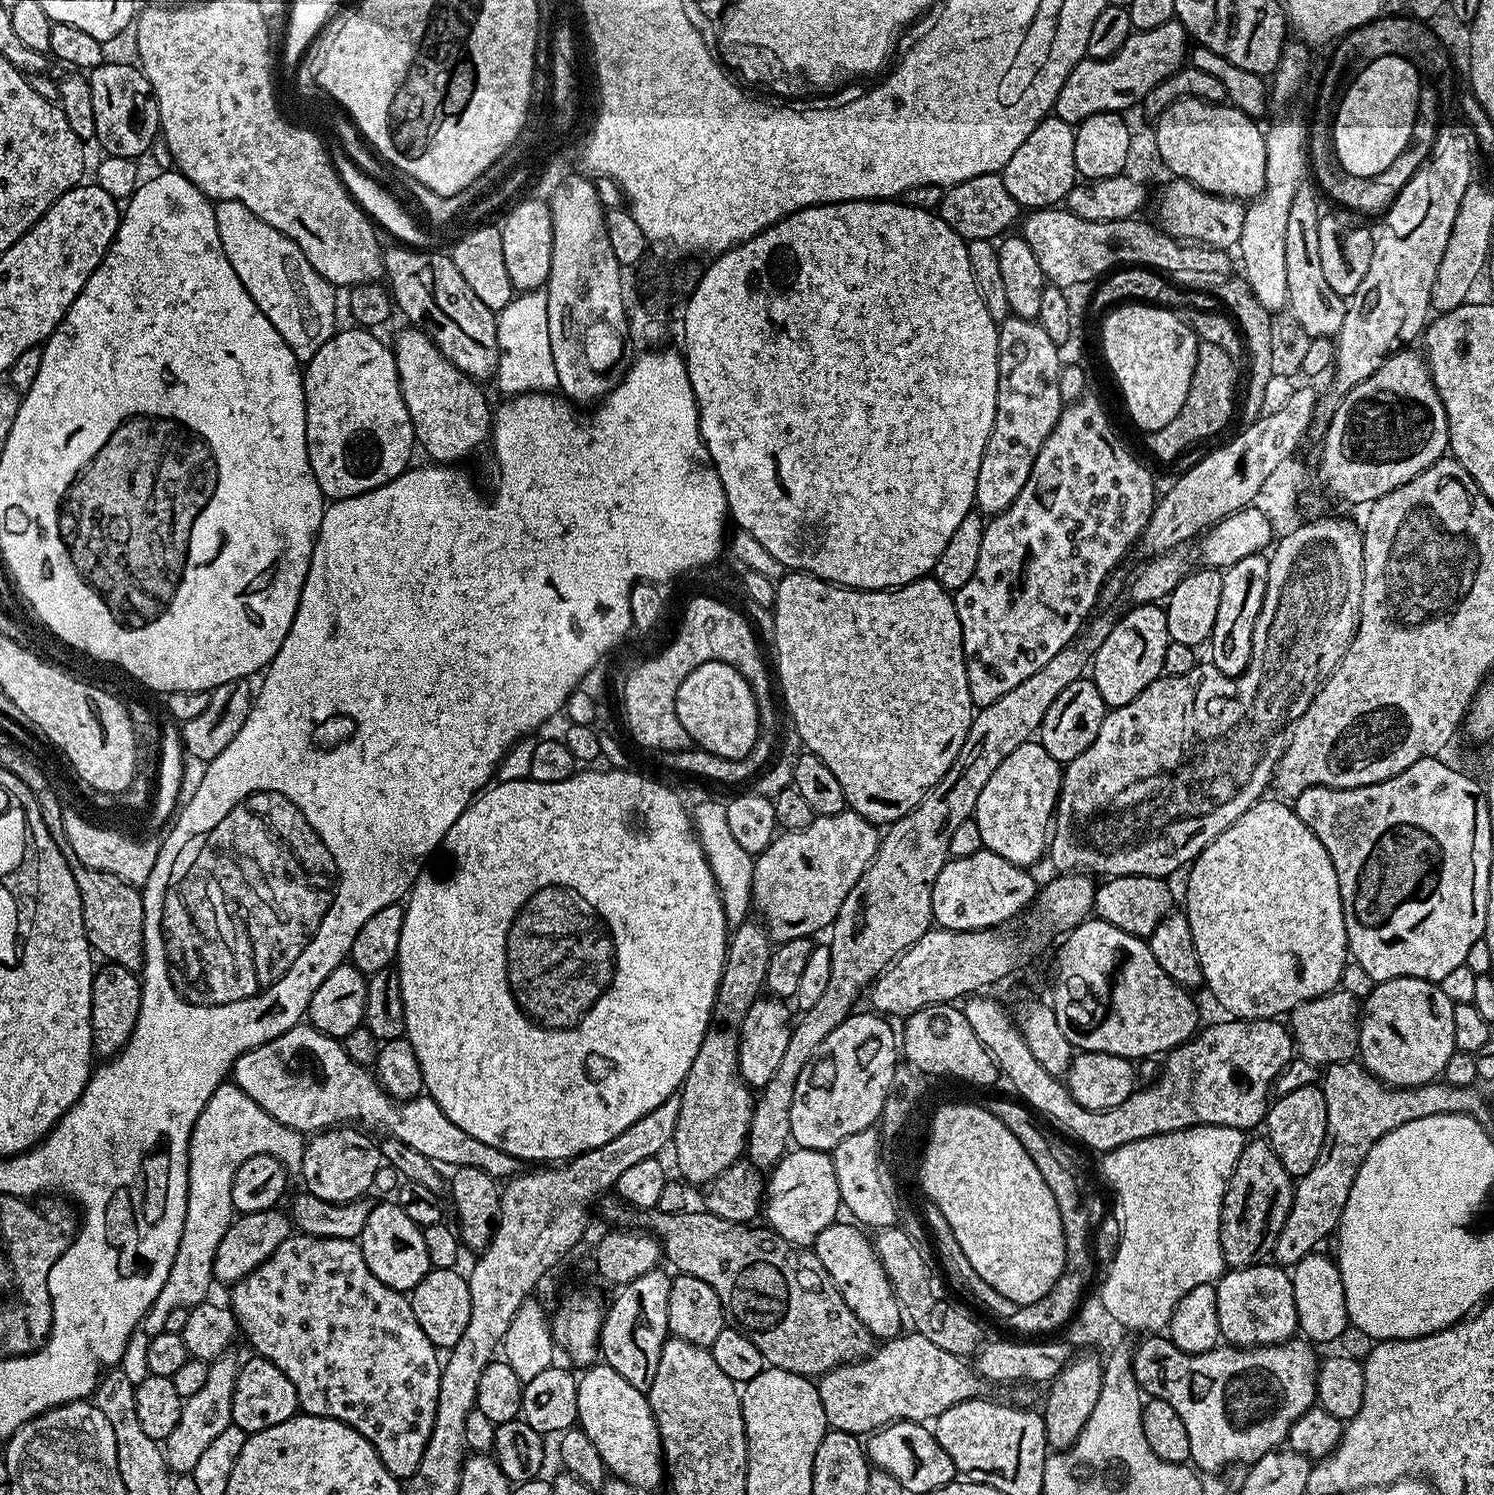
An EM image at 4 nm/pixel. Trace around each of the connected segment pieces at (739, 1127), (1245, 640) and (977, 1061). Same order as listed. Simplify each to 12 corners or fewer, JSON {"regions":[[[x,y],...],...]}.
{"regions":[[[731,929],[670,1148],[707,1185],[745,1155],[754,1092],[740,1031],[774,941]],[[1269,557],[1223,569],[1210,663],[1241,676],[1266,598]],[[913,1014],[903,1059],[928,1078],[988,1088],[992,1053],[964,1015]]]}

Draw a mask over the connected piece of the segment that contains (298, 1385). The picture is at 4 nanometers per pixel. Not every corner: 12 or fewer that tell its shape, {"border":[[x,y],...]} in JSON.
{"border":[[293,1234],[231,1285],[299,1411],[413,1476],[442,1360],[359,1243]]}

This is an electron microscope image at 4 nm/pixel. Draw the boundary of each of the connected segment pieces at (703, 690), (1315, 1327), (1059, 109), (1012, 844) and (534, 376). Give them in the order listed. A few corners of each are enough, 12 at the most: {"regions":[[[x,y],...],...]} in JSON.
{"regions":[[[711,660],[678,686],[689,741],[746,758],[762,734],[752,687]],[[1317,1250],[1291,1265],[1303,1339],[1349,1331],[1340,1265]],[[1175,18],[1133,30],[1113,56],[1085,58],[1054,114],[1075,126],[1127,113],[1185,67]],[[1018,746],[978,795],[984,848],[1019,868],[1043,857],[1061,764]],[[547,291],[513,295],[496,317],[505,397],[552,392]]]}

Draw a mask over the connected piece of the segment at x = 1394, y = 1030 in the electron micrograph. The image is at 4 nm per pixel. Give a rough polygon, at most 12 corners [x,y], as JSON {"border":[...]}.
{"border":[[1382,980],[1359,1059],[1383,1084],[1443,1073],[1456,1005],[1439,983]]}

